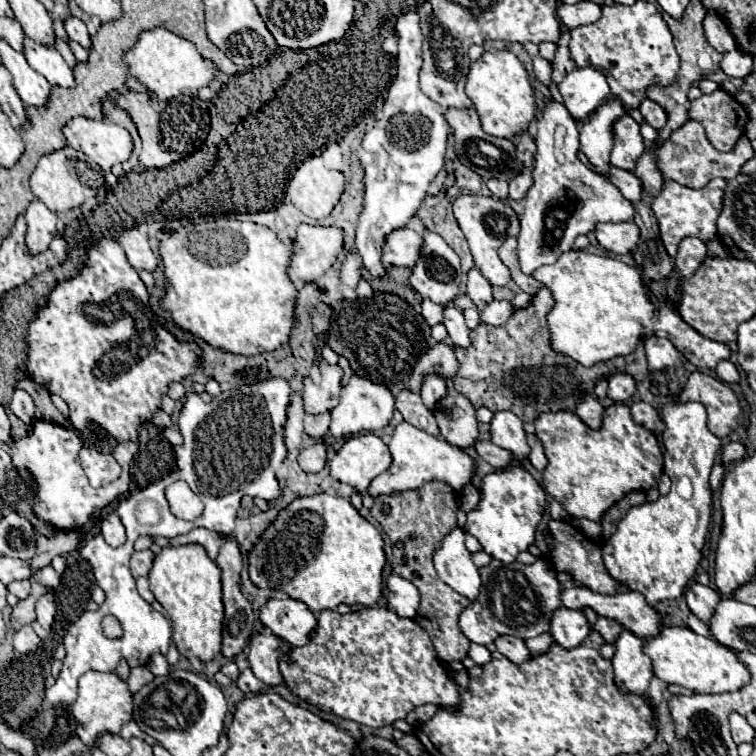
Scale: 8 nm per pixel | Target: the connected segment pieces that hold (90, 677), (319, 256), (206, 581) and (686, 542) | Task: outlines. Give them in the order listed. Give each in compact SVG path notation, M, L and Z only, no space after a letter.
M89 671L79 679L79 695L71 705L69 713L75 721L73 737L81 739L87 747L95 745L95 739L101 733L119 733L125 723L131 721L131 707L133 695L127 689L127 683L121 681L115 673L97 673Z
M299 225L297 229L297 239L293 241L293 257L291 257L291 265L289 265L289 277L293 281L315 281L319 279L339 257L339 253L343 251L343 229L331 225L331 227L323 227L323 225Z
M171 545L165 547L153 561L153 569L149 573L151 591L155 599L167 611L173 623L173 643L179 653L187 659L201 659L211 661L221 653L221 629L223 629L223 603L221 603L221 569L215 565L213 559L207 557L201 545Z
M667 401L663 407L665 473L671 477L671 491L653 503L643 503L619 521L615 535L603 545L607 571L633 591L647 597L649 605L683 595L689 579L701 561L701 549L711 523L709 473L721 449L721 439L707 427L707 413L701 403Z

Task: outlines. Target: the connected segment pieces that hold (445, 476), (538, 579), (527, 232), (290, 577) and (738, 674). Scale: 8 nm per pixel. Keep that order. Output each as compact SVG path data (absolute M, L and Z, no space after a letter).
M405 421L397 425L389 441L389 451L393 455L393 465L369 483L369 489L365 491L365 495L371 495L371 497L395 495L409 489L421 489L421 485L427 481L443 481L451 485L455 491L463 491L471 483L471 477L477 467L477 461L471 455L467 455L461 447L449 445L445 439L433 437L421 429L415 429Z
M543 559L533 565L523 565L513 561L505 565L503 561L491 561L479 569L481 573L481 593L477 601L467 607L459 616L458 625L465 637L473 643L487 645L497 639L497 635L513 635L519 639L531 639L549 631L549 621L555 609L561 607L561 585Z
M547 101L547 107L539 111L533 185L525 197L525 213L519 233L519 263L521 271L527 275L541 265L555 263L561 253L573 247L577 235L587 235L597 223L633 221L633 203L627 201L607 177L601 177L579 163L577 149L579 131L573 117L561 103Z
M317 493L311 497L295 499L287 509L279 513L275 523L261 535L259 543L249 553L249 577L257 587L271 587L285 591L289 597L303 601L311 611L337 609L337 605L375 605L383 591L383 567L385 567L383 537L375 525L371 525L359 511L343 497Z
M665 627L665 629L661 629L661 633L657 637L645 639L643 651L651 657L653 671L659 679L663 679L665 683L689 687L695 693L727 693L727 691L737 691L749 683L749 669L745 669L745 665L741 665L741 659L733 651L729 651L725 645L721 645L717 639L713 639L709 635L703 637L703 635L693 633L689 627Z

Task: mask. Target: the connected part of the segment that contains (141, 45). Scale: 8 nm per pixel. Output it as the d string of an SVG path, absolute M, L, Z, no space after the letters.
M163 27L141 33L139 41L135 43L133 49L129 49L125 53L123 61L129 67L131 77L145 83L147 89L159 101L167 101L177 95L195 97L201 87L209 87L213 83L213 79L219 75L217 65L213 61L201 57L201 53L197 53L197 47L191 41L187 41Z

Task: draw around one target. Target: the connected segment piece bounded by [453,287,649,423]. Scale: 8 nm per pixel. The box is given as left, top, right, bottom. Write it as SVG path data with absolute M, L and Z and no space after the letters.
M541 287L539 293L535 295L533 303L519 309L505 325L493 327L493 325L479 323L471 331L471 345L467 349L455 347L457 361L459 361L459 371L453 377L455 391L465 395L477 409L487 407L491 411L511 411L517 417L533 423L543 411L575 411L577 399L587 393L593 393L595 383L599 379L607 379L613 373L627 373L637 383L649 375L647 359L645 359L645 351L643 351L641 343L637 345L635 353L623 357L623 361L603 361L593 367L577 365L577 361L573 361L571 357L561 357L561 353L553 353L553 349L549 349L549 327L545 321L549 309L553 309L553 295L549 293L549 289Z

